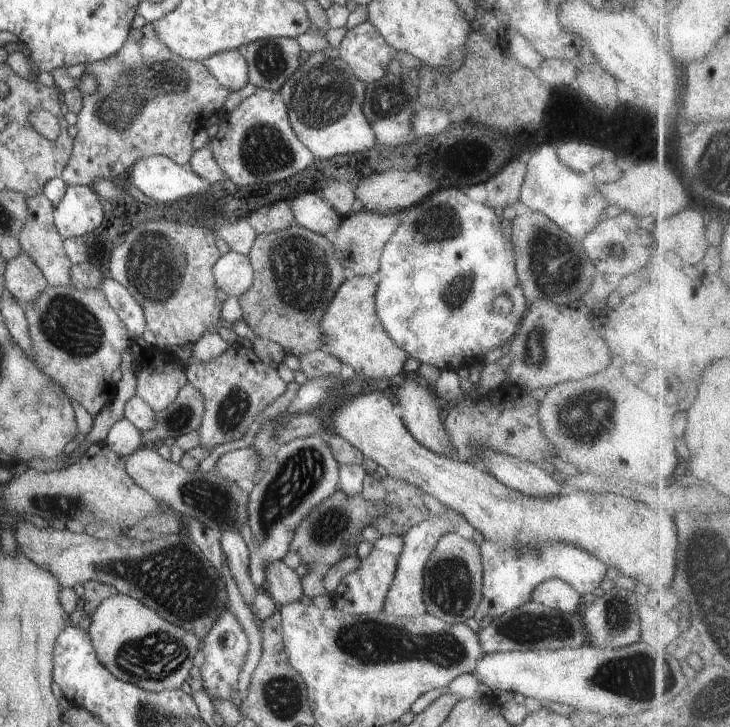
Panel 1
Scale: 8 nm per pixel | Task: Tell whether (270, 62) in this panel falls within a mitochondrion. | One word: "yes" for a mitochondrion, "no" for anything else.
yes

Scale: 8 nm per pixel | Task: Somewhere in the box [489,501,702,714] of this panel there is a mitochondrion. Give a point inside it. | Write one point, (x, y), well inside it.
(639, 677)

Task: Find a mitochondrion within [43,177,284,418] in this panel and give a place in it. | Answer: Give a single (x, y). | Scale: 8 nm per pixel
(151, 265)

